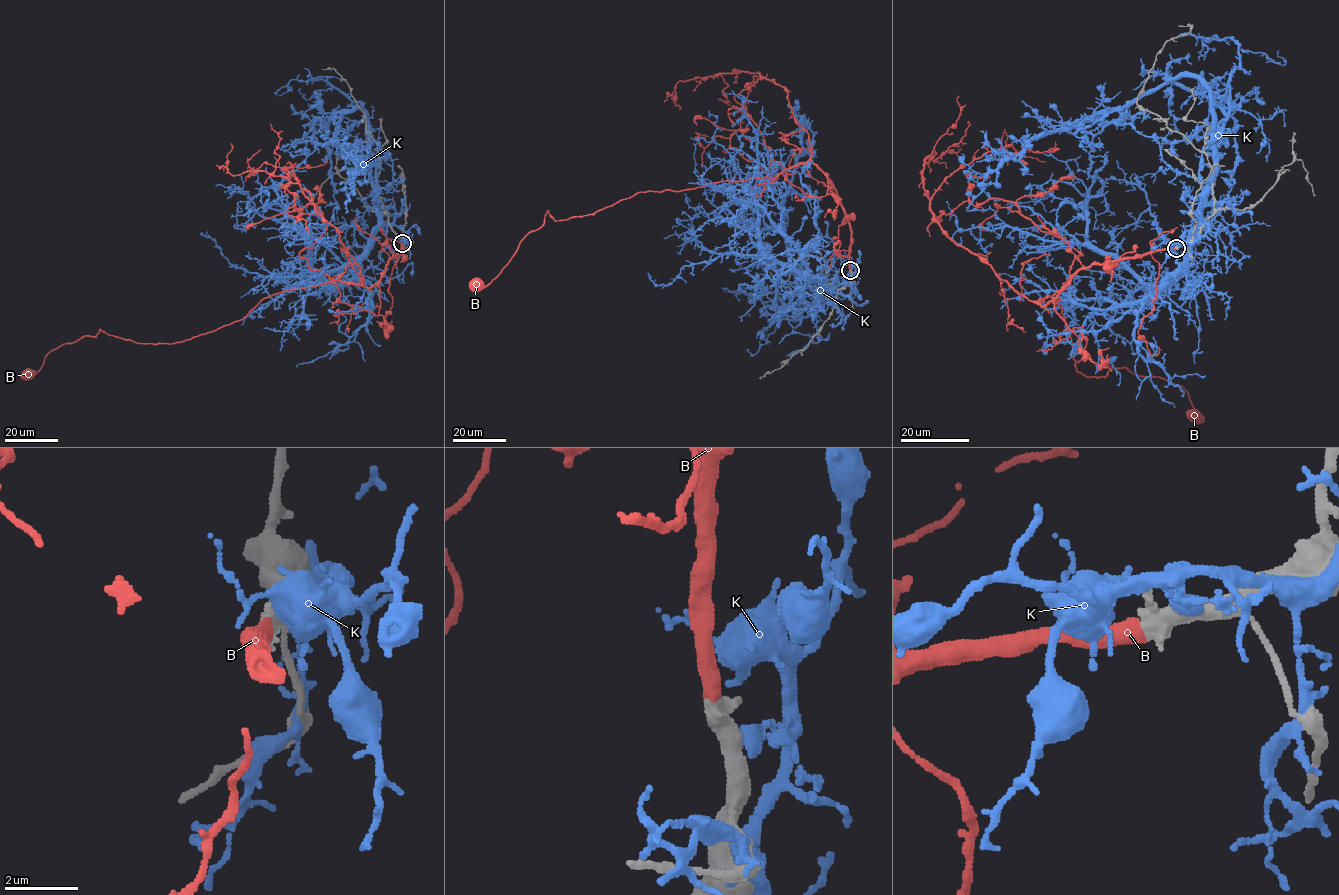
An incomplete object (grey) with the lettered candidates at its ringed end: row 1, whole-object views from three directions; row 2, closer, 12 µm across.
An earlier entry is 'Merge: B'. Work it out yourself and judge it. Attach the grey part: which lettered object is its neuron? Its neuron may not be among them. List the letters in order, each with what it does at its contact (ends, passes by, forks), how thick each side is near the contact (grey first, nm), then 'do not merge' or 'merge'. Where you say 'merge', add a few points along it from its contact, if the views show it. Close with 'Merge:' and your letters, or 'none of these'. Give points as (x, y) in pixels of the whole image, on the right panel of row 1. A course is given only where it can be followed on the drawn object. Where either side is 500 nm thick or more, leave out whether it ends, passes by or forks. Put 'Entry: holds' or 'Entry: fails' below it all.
B: it ends | 400/460 nm | merge | via (1175, 247), (1083, 267), (1040, 303), (1059, 300), (1083, 374), (1104, 377), (1101, 360), (1158, 376), (1192, 415)
K: it ends | 480/480 nm | do not merge
Merge: B
Entry: holds

